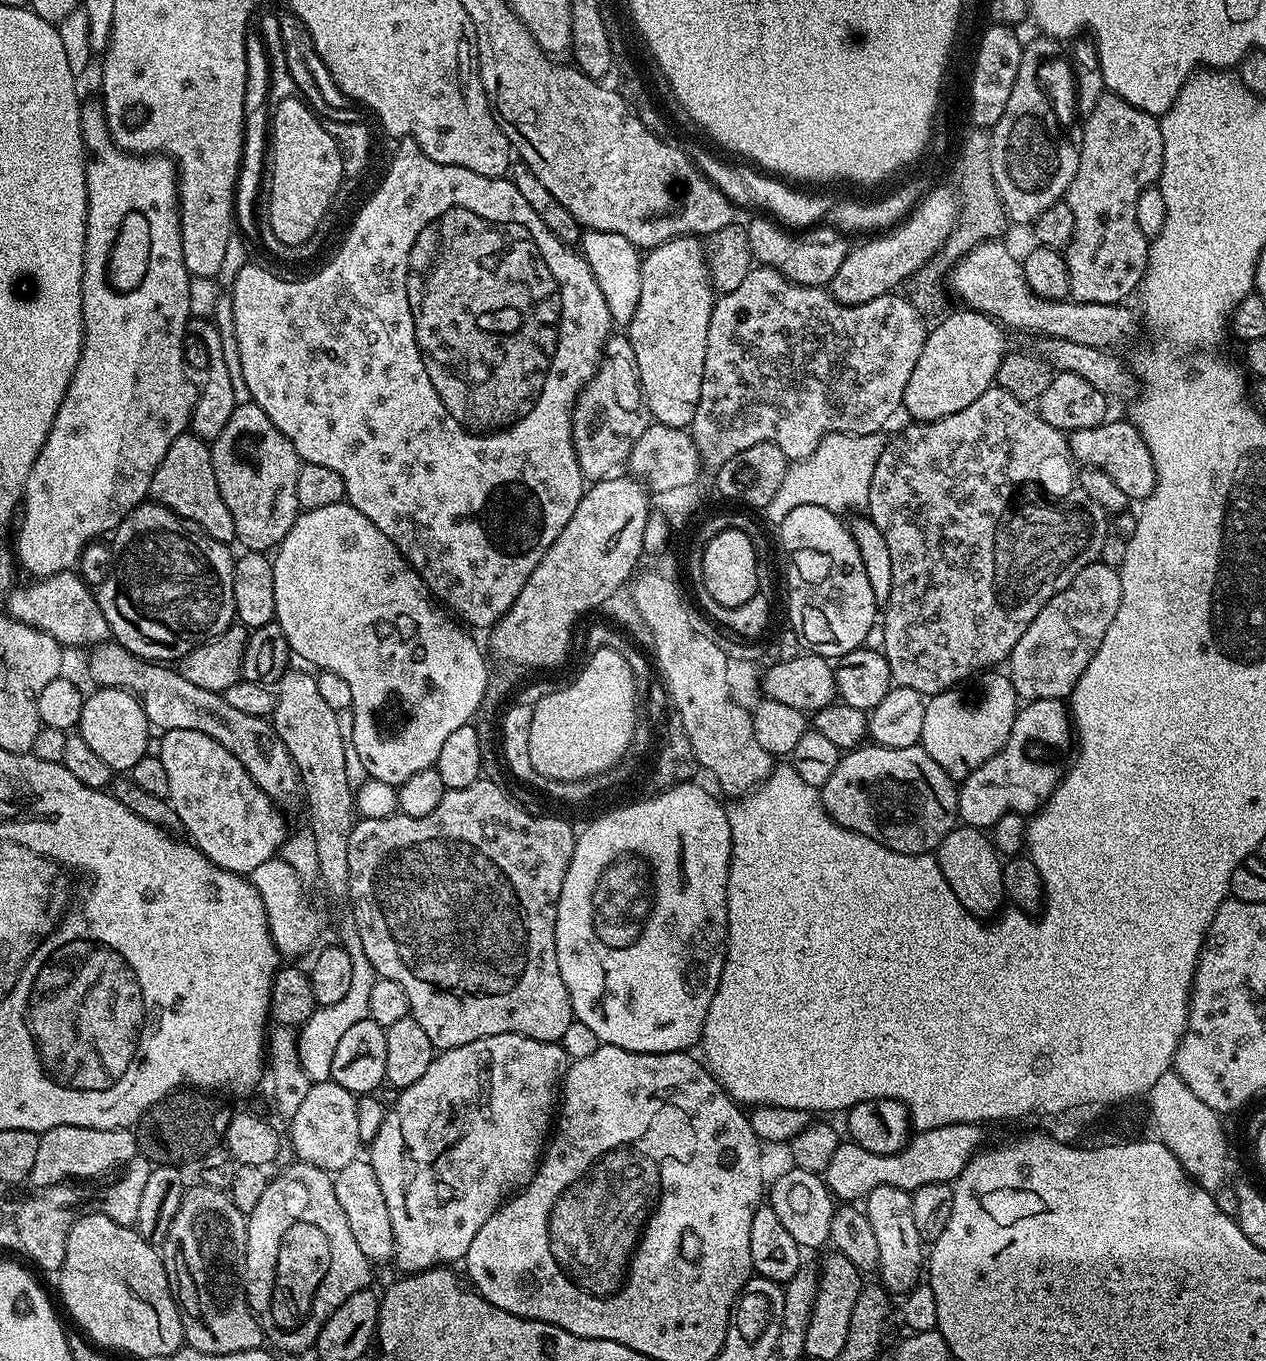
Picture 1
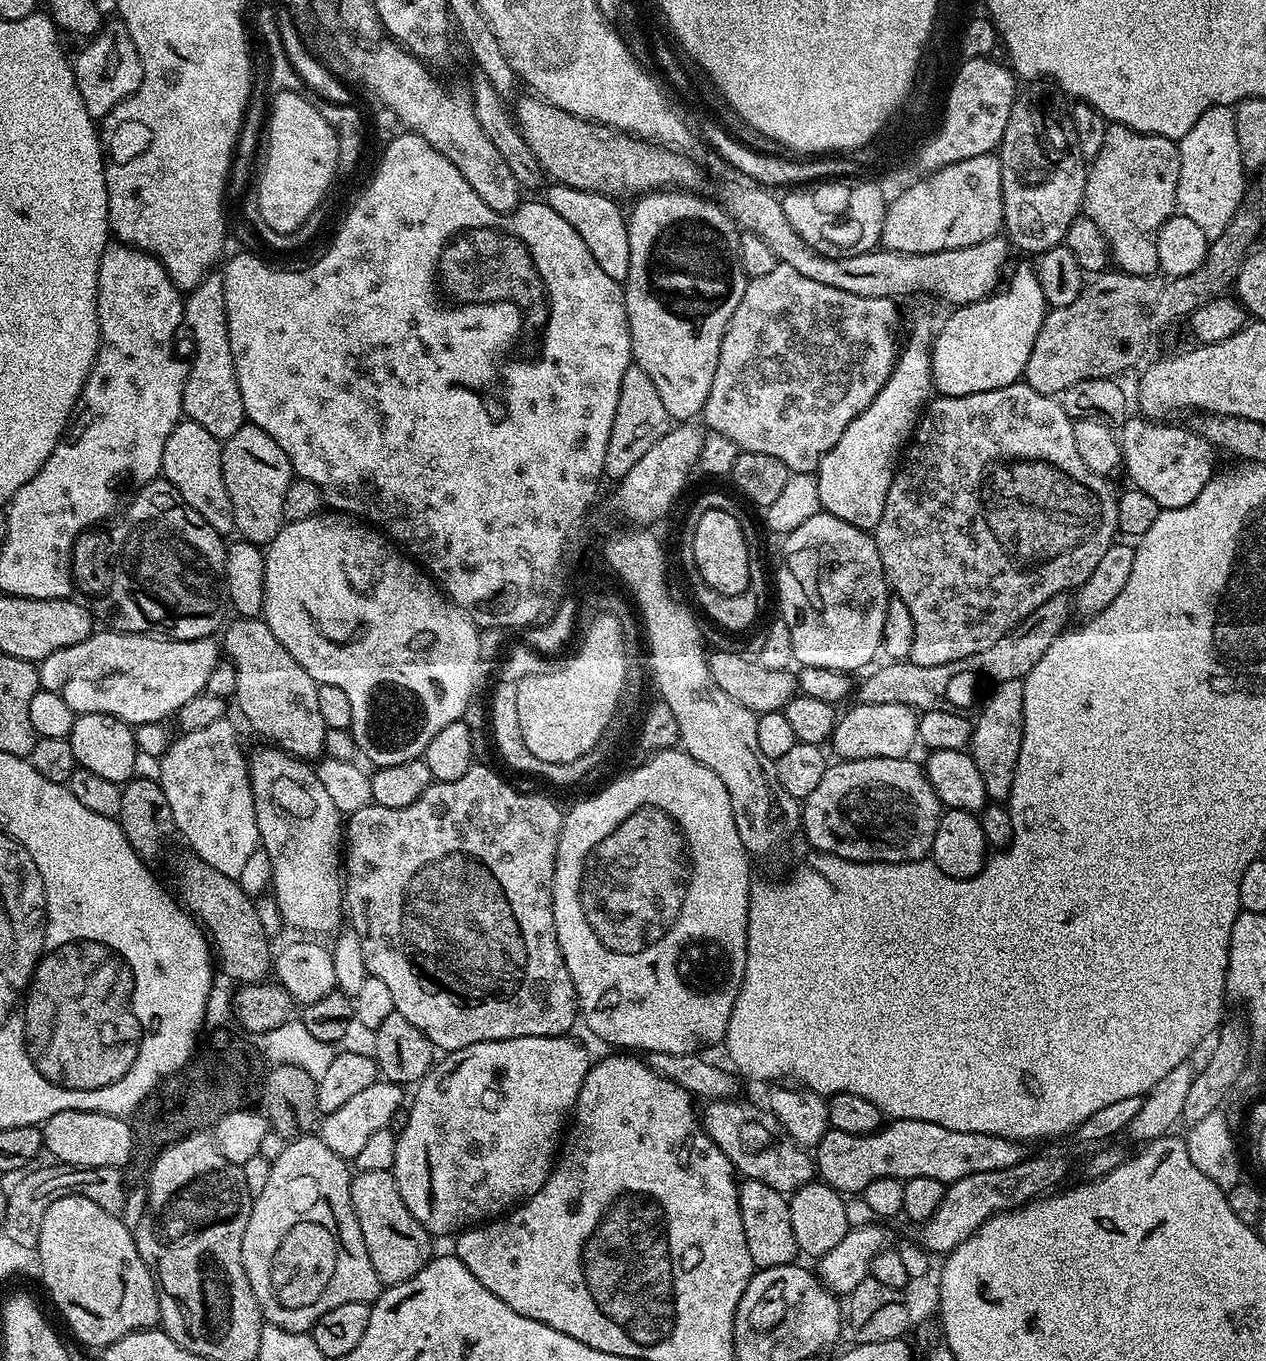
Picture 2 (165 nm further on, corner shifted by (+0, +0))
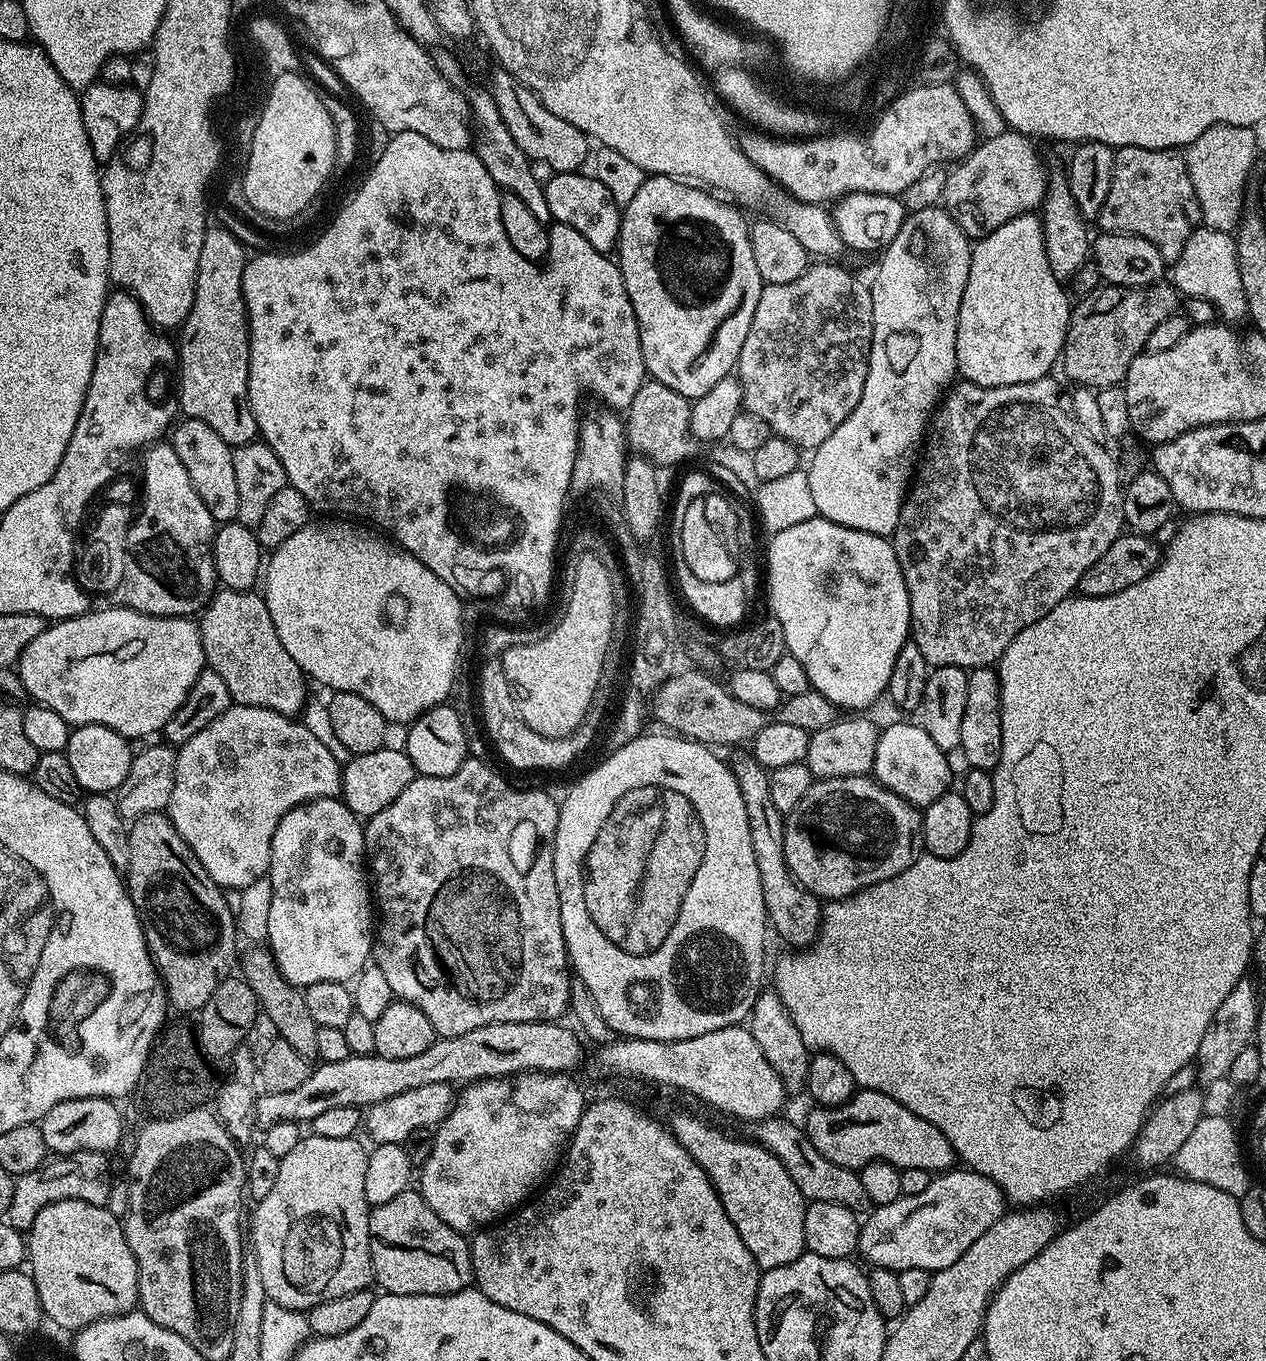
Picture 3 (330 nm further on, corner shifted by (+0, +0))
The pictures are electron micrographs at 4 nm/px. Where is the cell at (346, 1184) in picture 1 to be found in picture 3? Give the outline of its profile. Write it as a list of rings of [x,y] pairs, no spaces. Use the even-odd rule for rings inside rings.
[[[409,1190],[390,1198],[390,1202],[375,1205],[368,1214],[368,1233],[372,1235],[372,1274],[375,1283],[380,1283],[385,1293],[394,1296],[446,1296],[450,1292],[461,1292],[473,1283],[469,1241],[446,1226],[446,1222],[442,1222],[442,1218],[430,1210],[419,1191]]]

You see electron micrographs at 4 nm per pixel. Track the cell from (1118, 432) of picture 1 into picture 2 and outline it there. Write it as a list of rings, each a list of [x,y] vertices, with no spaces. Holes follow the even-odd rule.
[[[1129,418],[1118,432],[1123,471],[1128,471],[1131,483],[1141,488],[1161,510],[1190,506],[1217,471],[1217,449],[1191,427],[1179,428],[1172,422],[1157,422],[1152,418]]]

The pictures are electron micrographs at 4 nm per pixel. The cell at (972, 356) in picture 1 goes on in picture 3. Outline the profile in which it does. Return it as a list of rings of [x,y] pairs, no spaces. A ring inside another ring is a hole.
[[[1036,214],[1019,216],[994,230],[988,236],[972,244],[970,258],[970,274],[966,278],[966,290],[962,290],[962,302],[958,310],[958,326],[956,327],[956,371],[967,383],[993,388],[994,386],[1010,386],[1022,382],[1043,380],[1049,375],[1052,367],[1057,367],[1064,351],[1066,330],[1070,315],[1070,299],[1064,293],[1065,285],[1058,278],[1054,278],[1054,270],[1050,270],[1050,258],[1046,258],[1046,242],[1044,241],[1044,226],[1041,217]]]

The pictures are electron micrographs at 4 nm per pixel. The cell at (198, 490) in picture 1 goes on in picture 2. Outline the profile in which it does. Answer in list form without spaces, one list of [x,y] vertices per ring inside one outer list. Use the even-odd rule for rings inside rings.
[[[184,418],[174,426],[170,438],[166,438],[166,450],[162,450],[163,479],[168,480],[174,490],[190,505],[214,530],[221,534],[231,533],[236,527],[234,522],[234,506],[230,506],[230,494],[226,490],[226,482],[222,478],[221,441],[210,434],[210,430],[202,430],[198,422]]]

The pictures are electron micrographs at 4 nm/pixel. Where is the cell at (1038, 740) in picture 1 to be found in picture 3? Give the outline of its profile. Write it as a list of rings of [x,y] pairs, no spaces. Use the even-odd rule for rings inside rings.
[[[919,723],[892,724],[880,733],[872,772],[878,783],[923,810],[953,787],[952,768],[948,765],[948,759],[949,753],[942,751]]]

